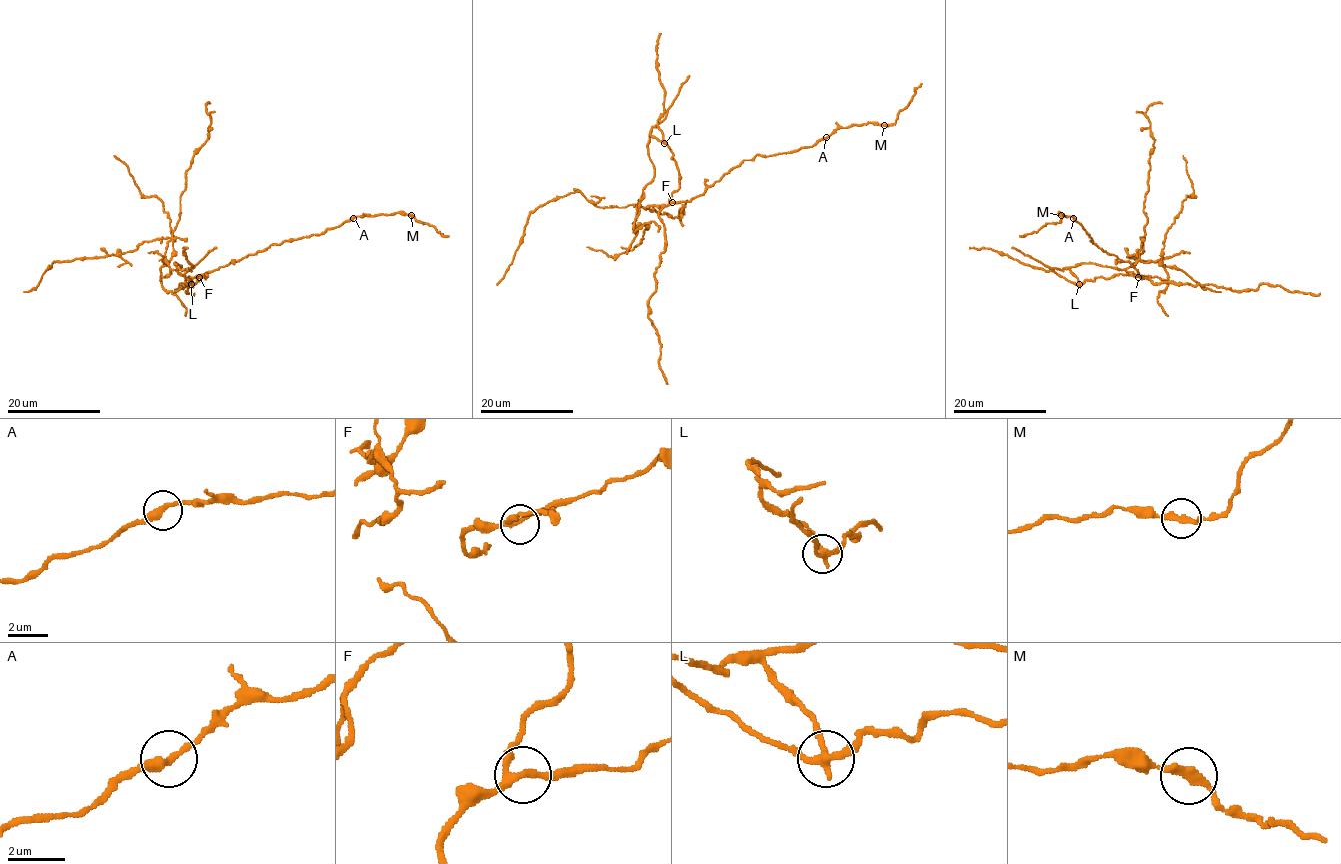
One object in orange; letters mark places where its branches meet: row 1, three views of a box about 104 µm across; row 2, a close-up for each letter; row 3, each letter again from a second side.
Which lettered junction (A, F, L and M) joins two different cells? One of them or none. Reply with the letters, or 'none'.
L

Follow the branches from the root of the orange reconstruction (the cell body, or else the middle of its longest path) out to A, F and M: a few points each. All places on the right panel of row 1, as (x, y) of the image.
A: (1095, 278), (1138, 273), (1128, 262), (1094, 244), (1073, 218)
F: (1095, 278), (1111, 278), (1120, 273), (1138, 277)
M: (1095, 278), (1138, 273), (1128, 262), (1094, 244), (1072, 217), (1058, 212), (1061, 215)

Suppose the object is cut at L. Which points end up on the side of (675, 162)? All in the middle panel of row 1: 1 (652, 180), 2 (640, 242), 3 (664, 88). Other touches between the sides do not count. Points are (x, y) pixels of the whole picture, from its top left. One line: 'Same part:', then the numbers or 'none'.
Same part: 3

